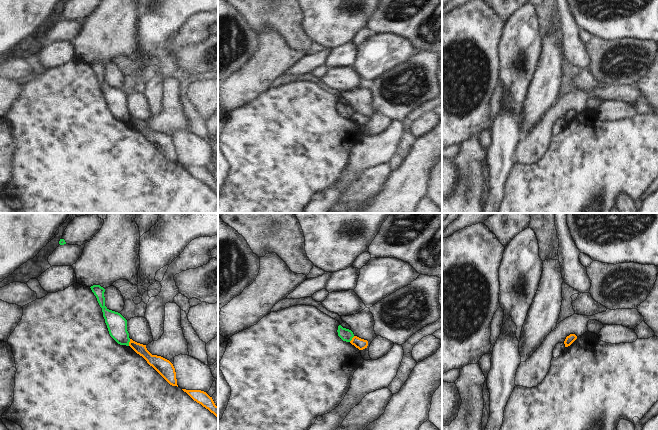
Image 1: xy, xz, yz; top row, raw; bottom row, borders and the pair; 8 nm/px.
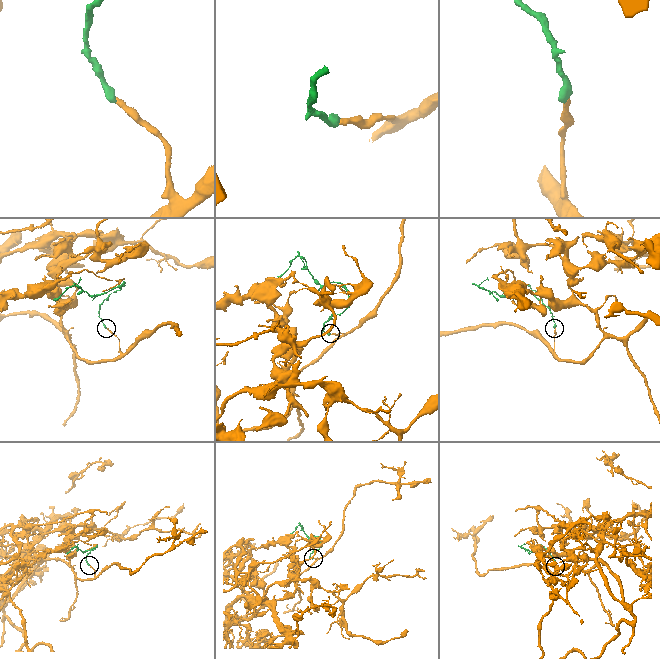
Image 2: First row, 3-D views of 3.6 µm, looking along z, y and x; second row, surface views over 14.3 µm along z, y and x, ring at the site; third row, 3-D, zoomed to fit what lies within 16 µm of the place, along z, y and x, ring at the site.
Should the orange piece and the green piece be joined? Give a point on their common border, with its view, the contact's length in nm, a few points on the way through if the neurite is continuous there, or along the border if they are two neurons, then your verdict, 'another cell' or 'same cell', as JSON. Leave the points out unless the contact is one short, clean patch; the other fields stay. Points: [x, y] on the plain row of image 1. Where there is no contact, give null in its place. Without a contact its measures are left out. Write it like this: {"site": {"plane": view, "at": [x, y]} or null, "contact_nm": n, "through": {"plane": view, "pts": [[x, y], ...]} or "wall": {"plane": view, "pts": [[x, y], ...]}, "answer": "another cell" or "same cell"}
{"site": {"plane": "xy", "at": [129, 118]}, "contact_nm": 60, "wall": {"plane": "xy", "pts": [[130, 115], [128, 121]]}, "answer": "another cell"}

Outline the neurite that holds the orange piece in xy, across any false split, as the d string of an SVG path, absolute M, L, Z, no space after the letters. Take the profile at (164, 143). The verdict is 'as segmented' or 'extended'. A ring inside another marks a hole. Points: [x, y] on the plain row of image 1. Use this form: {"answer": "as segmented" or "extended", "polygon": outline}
{"answer": "as segmented", "polygon": "M130 115L129 122L142 132L170 161L178 163L175 144L169 136L161 132L152 131L147 126L146 121L137 119L132 115Z"}

